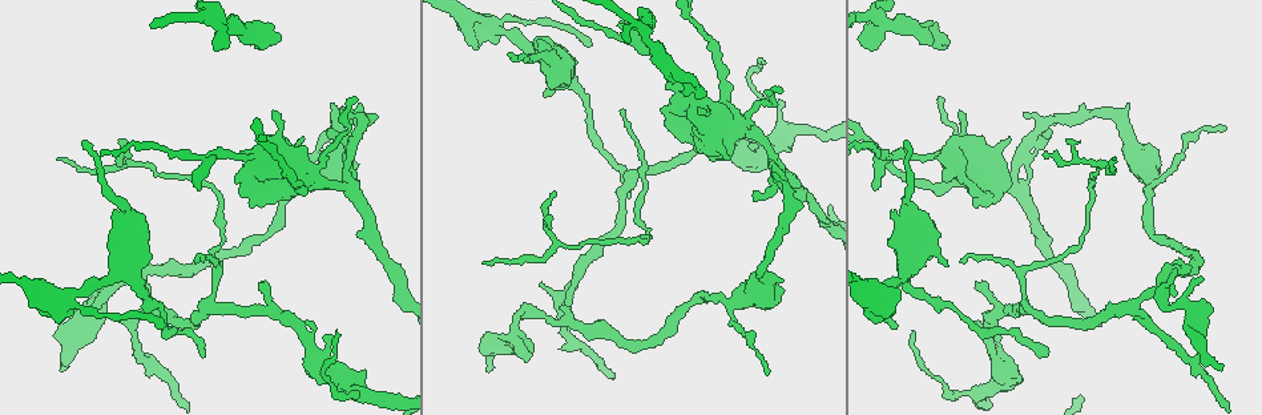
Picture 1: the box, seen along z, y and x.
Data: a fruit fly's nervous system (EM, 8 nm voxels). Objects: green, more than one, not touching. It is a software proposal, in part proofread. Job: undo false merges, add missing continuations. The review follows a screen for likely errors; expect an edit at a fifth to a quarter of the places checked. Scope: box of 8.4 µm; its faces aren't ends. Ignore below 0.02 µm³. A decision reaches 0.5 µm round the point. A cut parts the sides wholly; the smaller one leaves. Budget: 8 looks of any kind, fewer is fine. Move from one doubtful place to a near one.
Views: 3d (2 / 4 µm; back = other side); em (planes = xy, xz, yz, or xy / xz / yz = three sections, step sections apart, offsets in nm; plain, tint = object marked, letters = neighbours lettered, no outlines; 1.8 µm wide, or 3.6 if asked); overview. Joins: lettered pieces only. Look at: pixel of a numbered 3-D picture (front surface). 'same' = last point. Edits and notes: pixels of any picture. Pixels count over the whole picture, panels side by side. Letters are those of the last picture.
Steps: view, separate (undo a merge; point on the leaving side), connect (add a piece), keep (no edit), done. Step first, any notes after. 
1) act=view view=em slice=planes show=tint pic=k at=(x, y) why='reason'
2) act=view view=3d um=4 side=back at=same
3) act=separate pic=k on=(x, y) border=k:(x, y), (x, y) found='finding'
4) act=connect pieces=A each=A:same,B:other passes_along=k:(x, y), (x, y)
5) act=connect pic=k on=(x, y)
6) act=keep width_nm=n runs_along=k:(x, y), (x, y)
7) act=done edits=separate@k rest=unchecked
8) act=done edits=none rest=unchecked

act=view view=3d um=4 pic=1 at=(65, 301) why='abrupt turn'

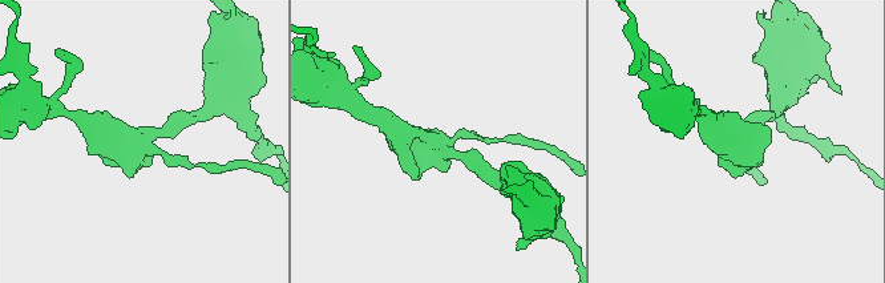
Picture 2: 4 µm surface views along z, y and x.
act=view view=em slice=xy step=4 show=tint pic=2 at=(145, 142) why='shape alone is not enough'

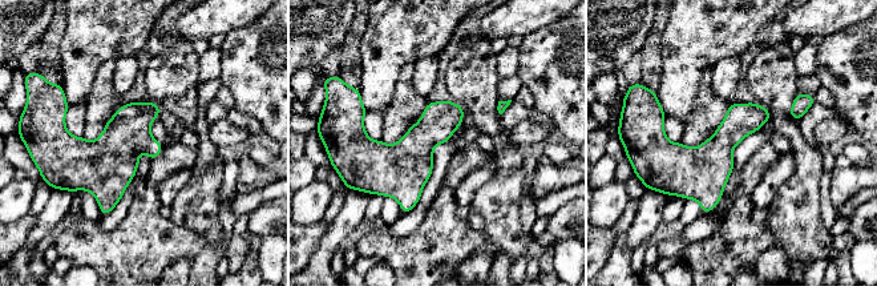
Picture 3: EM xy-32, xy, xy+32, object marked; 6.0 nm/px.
act=view view=em slice=xy step=4 show=letters at=same

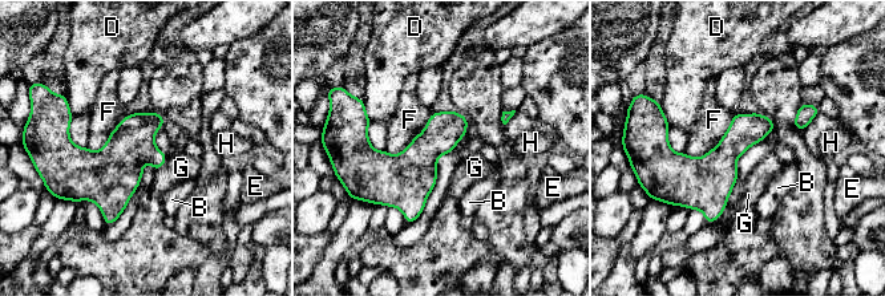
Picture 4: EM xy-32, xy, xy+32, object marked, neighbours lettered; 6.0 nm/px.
act=keep longest_contact=F:380nm each=B:other,D:other,E:other,F:other,G:other,H:other border=4:(734, 113), (715, 146), (685, 153) found='all the same neuron'

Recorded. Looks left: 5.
act=view view=3d um=4 pic=1 at=(114, 210)

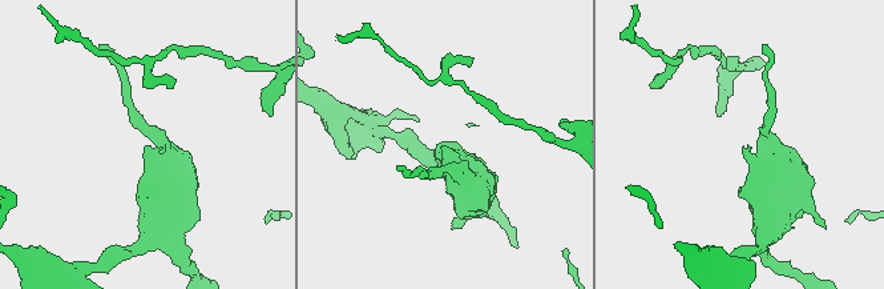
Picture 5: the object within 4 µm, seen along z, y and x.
act=view view=em slice=xy step=4 show=letters pic=5 at=(746, 149)

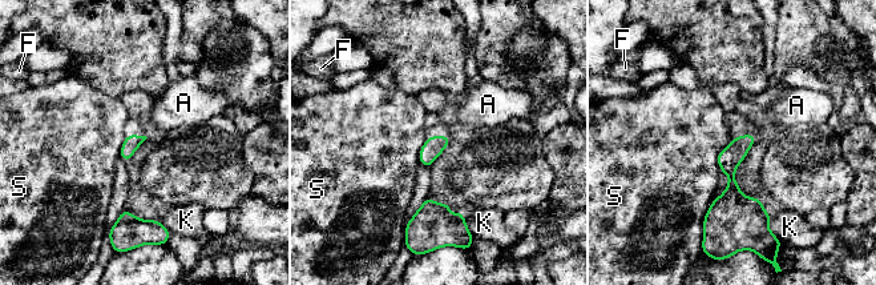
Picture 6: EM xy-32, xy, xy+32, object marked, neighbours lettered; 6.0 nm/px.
act=view view=em slice=planes show=letters at=same why='cut it another way'

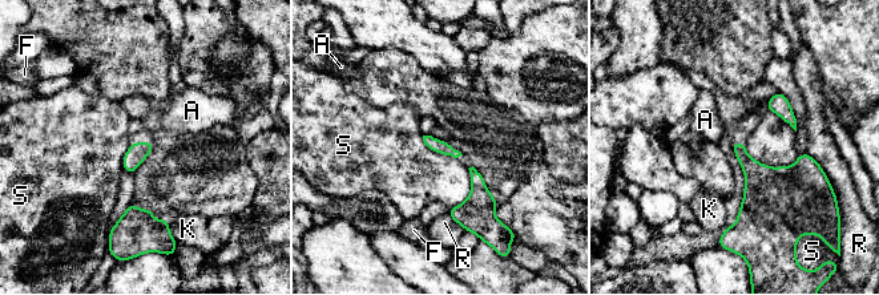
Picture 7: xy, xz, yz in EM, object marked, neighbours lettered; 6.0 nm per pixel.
act=keep each=A:other,F:other,K:other,R:other,S:other border=7:(745, 145), (771, 166), (799, 154) found='no lettered piece goes on from it'

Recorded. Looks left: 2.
act=view view=em slice=xy step=8 show=letters pic=1 at=(1048, 352) why='tapers out'

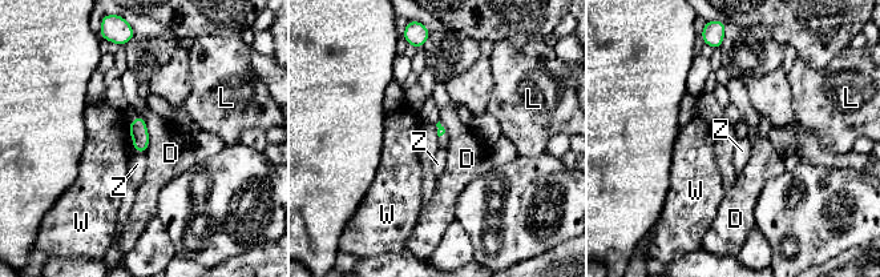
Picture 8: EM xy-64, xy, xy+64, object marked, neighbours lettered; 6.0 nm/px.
act=view view=em slice=planes show=letters at=same

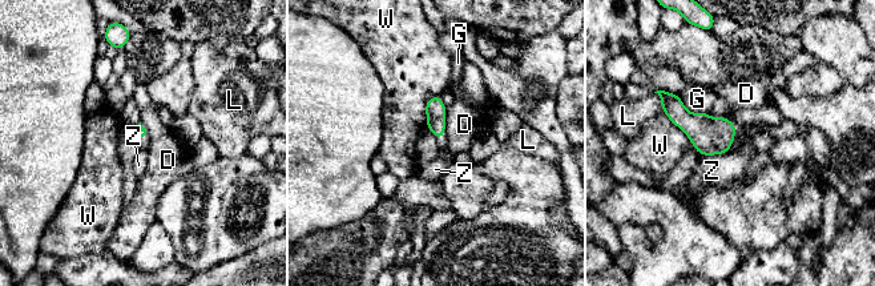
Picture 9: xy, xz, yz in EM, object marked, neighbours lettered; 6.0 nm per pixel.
act=keep longest_contact=W:240nm each=D:other,G:other,L:other,W:other,Z:other border=9:(729, 150), (721, 154), (701, 156) found='none of them fits'

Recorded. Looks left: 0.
act=done edits=none rest=unchecked

